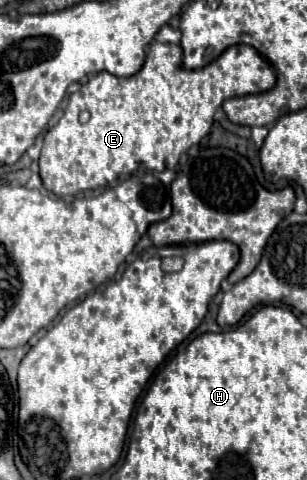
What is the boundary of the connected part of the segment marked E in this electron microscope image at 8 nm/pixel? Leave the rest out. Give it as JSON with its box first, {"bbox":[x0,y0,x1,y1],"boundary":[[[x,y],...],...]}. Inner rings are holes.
{"bbox":[40,42,274,196],"boundary":[[[152,42],[138,74],[118,78],[100,72],[70,96],[64,116],[44,136],[40,154],[44,188],[56,196],[76,196],[84,190],[106,188],[120,174],[139,168],[174,170],[178,158],[210,132],[214,112],[226,98],[260,94],[274,84],[272,64],[252,46],[230,46],[208,66],[186,70],[178,44]]]}

